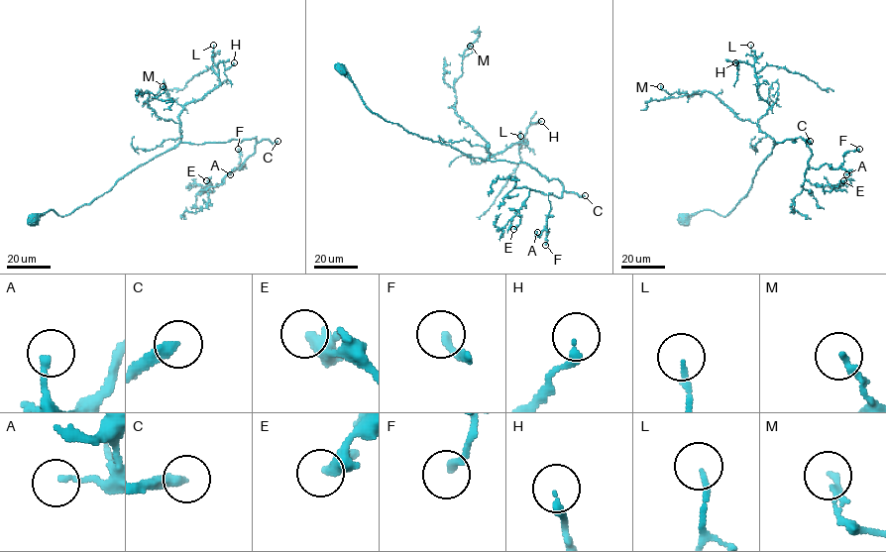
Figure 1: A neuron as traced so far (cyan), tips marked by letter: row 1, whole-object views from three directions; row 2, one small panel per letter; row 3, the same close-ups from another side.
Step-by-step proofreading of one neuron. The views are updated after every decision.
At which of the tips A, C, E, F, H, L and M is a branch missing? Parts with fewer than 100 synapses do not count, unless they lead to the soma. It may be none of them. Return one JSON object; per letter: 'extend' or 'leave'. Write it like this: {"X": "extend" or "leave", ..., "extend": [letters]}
{"A": "leave", "C": "extend", "E": "leave", "F": "leave", "H": "leave", "L": "leave", "M": "leave", "extend": ["C"]}

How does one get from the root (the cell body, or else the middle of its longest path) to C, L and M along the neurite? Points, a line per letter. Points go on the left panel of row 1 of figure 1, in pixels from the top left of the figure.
C: (35, 220), (50, 210), (64, 216), (90, 204), (139, 165), (181, 143), (254, 138), (258, 142), (277, 141)
L: (35, 220), (90, 204), (173, 148), (182, 108), (219, 84), (213, 45)
M: (35, 220), (90, 204), (178, 143), (180, 125), (148, 106), (146, 91), (157, 97), (163, 86)

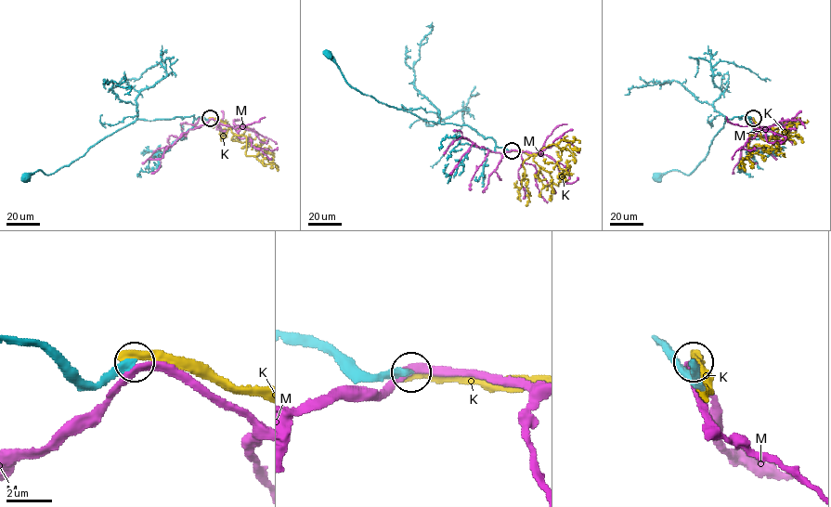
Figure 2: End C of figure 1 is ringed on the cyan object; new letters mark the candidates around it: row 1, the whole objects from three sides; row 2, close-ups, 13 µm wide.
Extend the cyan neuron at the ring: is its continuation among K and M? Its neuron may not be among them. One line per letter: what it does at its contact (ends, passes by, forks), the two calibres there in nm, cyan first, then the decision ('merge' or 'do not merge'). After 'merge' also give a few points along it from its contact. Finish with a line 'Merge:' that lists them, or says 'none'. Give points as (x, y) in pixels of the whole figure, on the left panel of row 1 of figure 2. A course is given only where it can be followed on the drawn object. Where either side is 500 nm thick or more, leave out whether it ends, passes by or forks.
K: it ends; calibres 400 and 440 nm; do not merge
M: it passes by; calibres 420 and 320 nm; do not merge
Merge: none

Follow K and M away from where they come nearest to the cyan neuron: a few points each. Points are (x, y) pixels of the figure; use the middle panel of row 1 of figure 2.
K: (512, 149), (532, 155), (555, 144), (562, 154), (558, 165), (568, 173), (558, 182)
M: (512, 149), (491, 151), (467, 138), (459, 137), (444, 154)

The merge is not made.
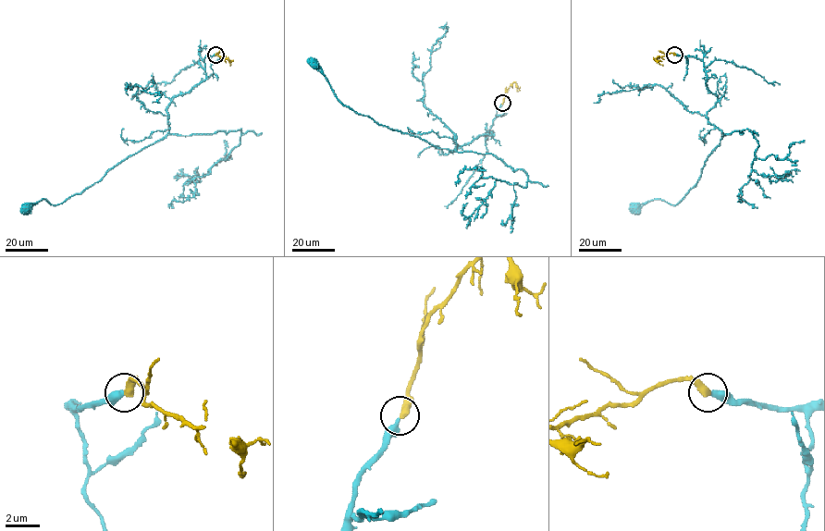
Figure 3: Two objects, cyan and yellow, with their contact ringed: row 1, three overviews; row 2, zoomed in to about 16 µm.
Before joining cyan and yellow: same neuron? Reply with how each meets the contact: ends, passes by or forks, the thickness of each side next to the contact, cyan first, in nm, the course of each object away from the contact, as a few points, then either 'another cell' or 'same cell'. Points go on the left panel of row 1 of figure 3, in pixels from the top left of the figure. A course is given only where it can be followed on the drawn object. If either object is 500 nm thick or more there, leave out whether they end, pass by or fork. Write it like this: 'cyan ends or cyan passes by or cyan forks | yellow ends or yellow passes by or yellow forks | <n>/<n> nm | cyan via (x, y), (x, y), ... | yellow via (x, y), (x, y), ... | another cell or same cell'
cyan ends | yellow ends | 360/440 nm | cyan via (215, 55), (203, 60), (205, 79), (168, 106), (165, 136), (80, 192), (56, 204), (42, 199), (28, 209) | yellow via (215, 55), (228, 60), (230, 64) | another cell

